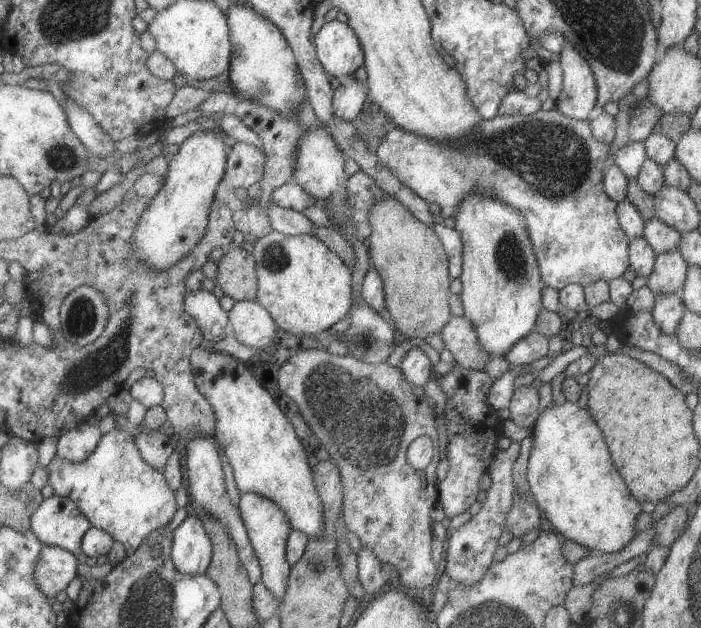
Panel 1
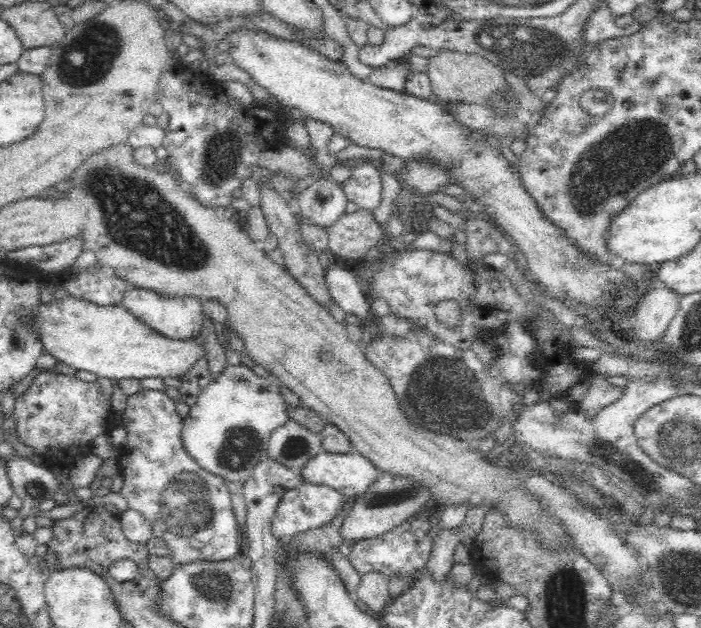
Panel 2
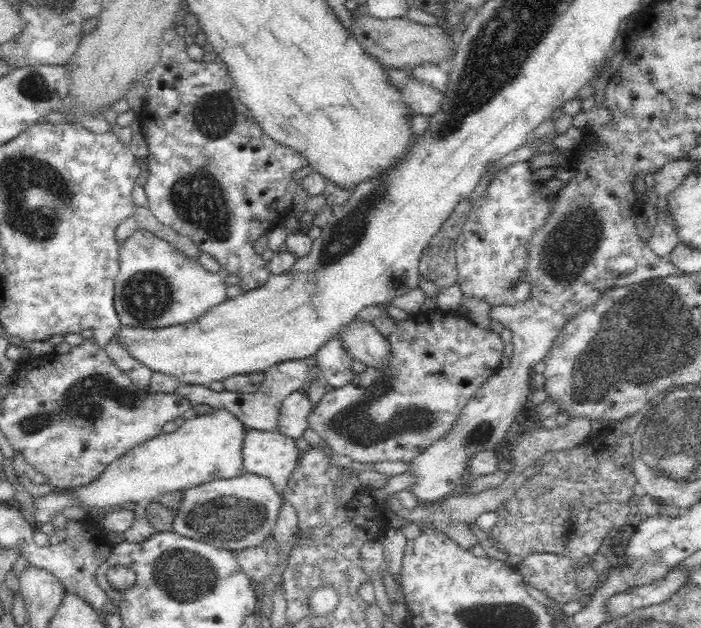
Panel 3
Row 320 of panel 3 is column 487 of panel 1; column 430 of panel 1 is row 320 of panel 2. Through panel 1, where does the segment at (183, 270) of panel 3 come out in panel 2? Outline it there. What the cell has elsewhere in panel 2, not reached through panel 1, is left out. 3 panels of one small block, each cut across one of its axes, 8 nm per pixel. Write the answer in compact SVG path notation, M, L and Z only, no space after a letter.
M129 286L120 304L128 310L138 321L150 326L166 339L174 341L188 341L198 338L204 324L203 300L198 297L168 297L167 294L155 292L149 288Z

